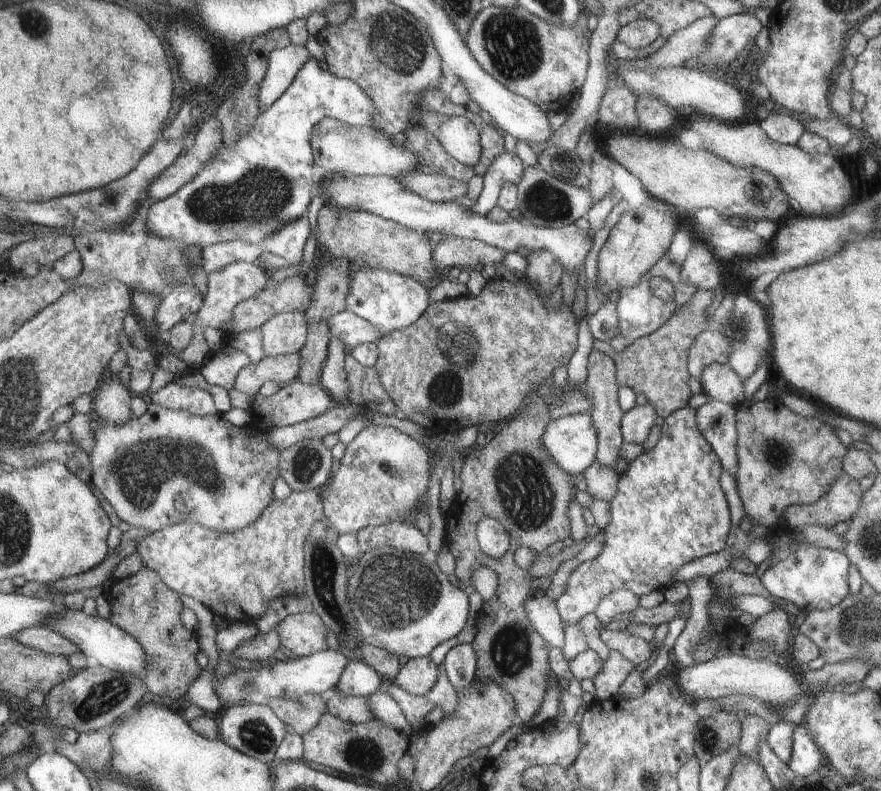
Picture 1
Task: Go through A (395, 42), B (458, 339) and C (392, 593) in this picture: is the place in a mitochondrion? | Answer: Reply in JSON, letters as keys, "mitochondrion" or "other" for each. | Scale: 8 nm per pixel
{"A":"mitochondrion","B":"mitochondrion","C":"mitochondrion"}

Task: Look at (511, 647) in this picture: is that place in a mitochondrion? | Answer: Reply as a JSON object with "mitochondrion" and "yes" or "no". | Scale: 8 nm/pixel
{"mitochondrion":"yes"}

